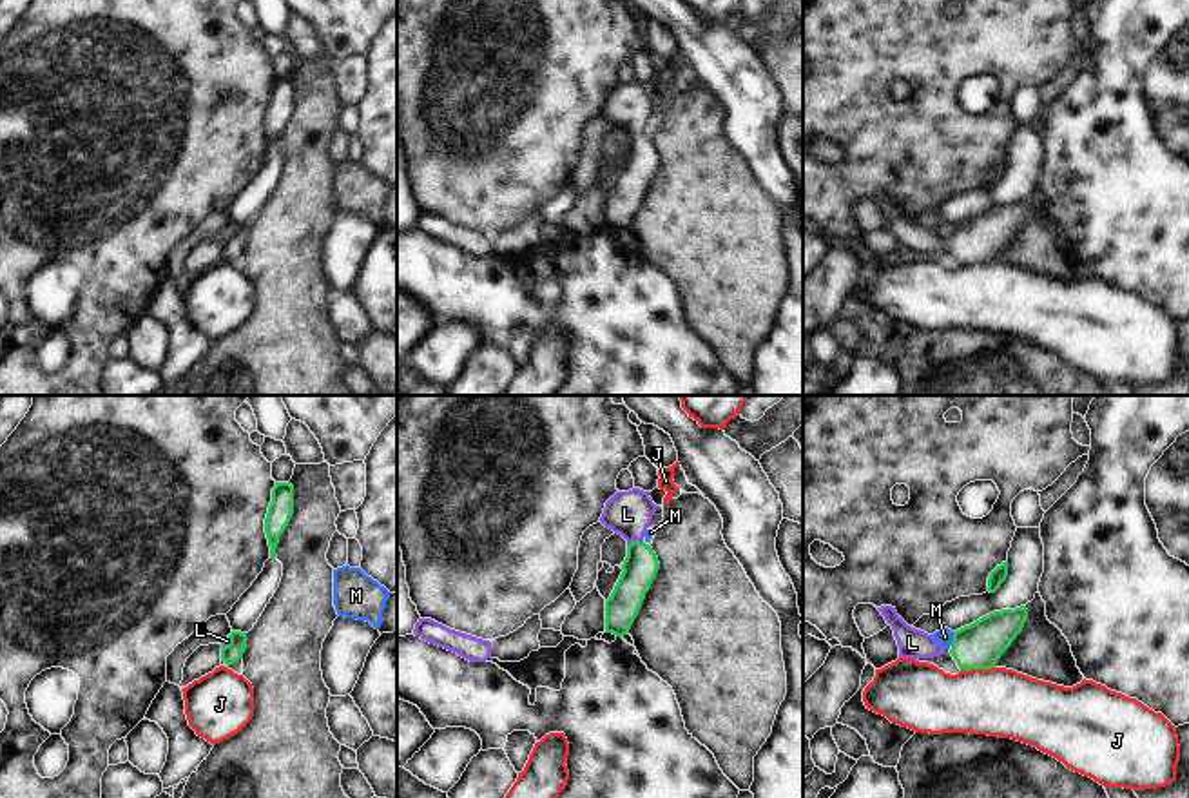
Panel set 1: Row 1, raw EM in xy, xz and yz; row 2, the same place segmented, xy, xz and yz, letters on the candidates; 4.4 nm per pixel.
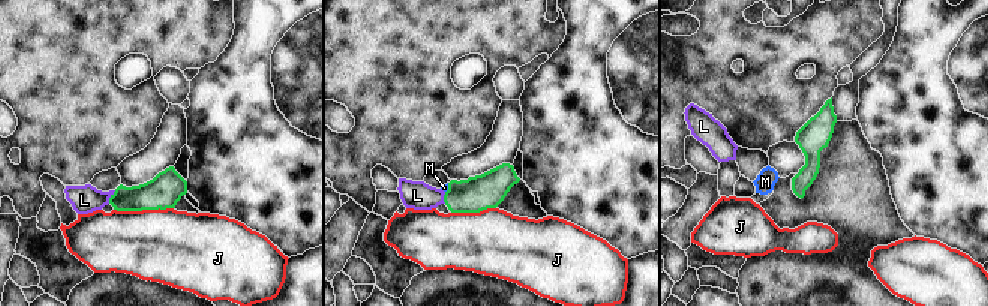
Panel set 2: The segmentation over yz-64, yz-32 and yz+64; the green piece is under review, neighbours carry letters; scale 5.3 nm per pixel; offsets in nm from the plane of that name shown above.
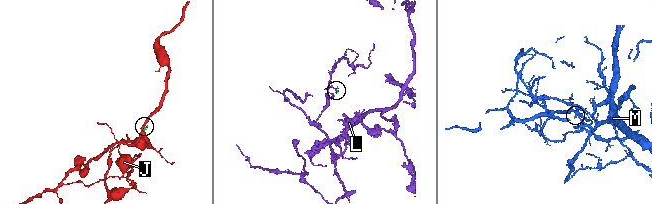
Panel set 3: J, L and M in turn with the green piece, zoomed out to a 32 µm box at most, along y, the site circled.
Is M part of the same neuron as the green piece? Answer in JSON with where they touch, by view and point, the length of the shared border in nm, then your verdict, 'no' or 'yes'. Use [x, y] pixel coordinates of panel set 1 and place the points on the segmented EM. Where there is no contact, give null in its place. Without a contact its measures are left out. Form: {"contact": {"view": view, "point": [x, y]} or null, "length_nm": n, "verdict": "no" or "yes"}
{"contact": {"view": "yz", "point": [954, 639]}, "length_nm": 70, "verdict": "no"}

